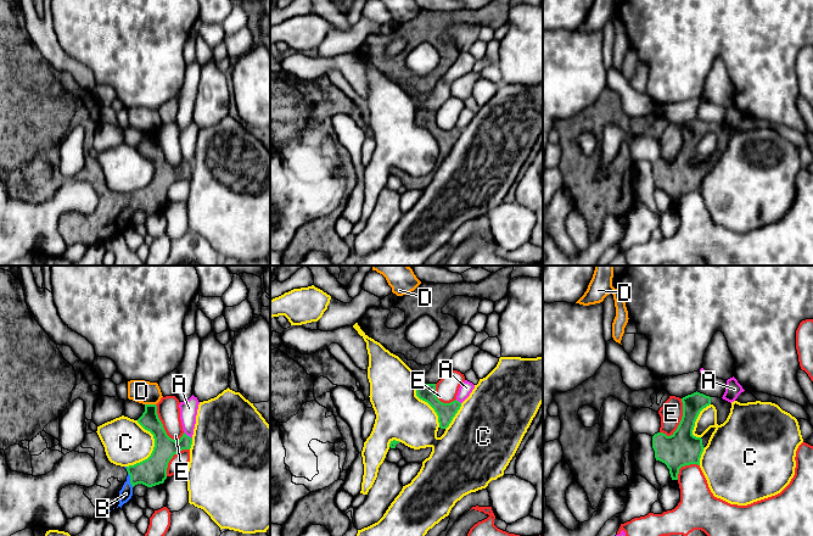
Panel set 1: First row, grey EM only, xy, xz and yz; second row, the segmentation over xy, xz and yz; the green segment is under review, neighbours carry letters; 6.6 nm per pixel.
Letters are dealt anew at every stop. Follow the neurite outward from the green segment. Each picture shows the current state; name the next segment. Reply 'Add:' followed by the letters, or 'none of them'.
Add: B

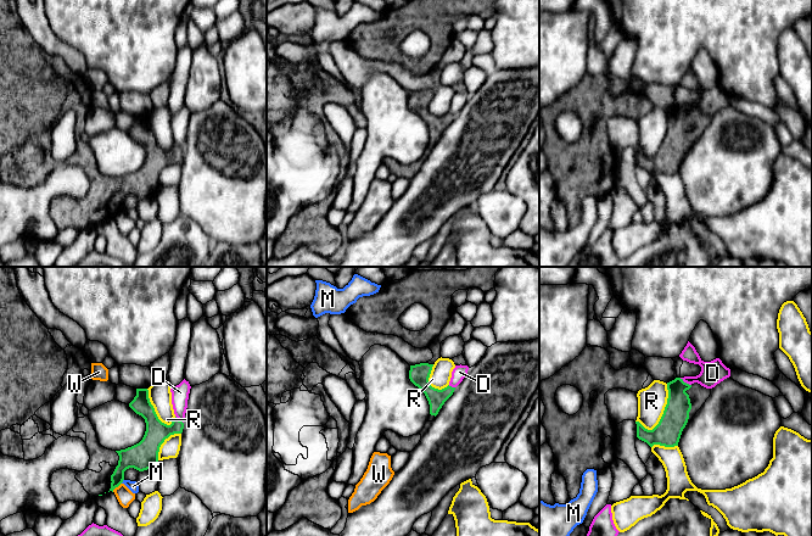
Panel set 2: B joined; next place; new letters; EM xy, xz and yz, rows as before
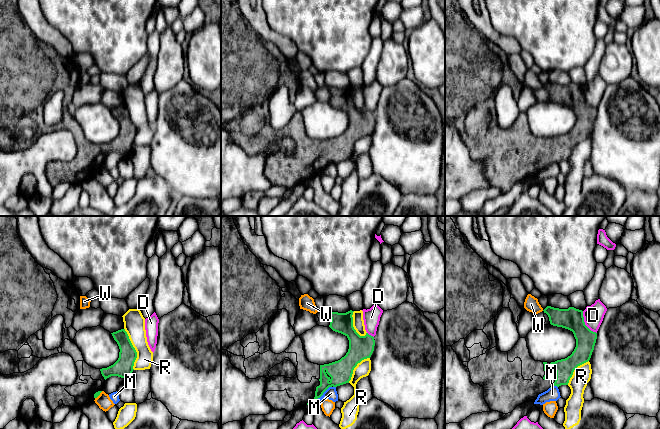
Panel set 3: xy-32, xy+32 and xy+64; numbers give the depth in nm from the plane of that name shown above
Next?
Add: none of them

